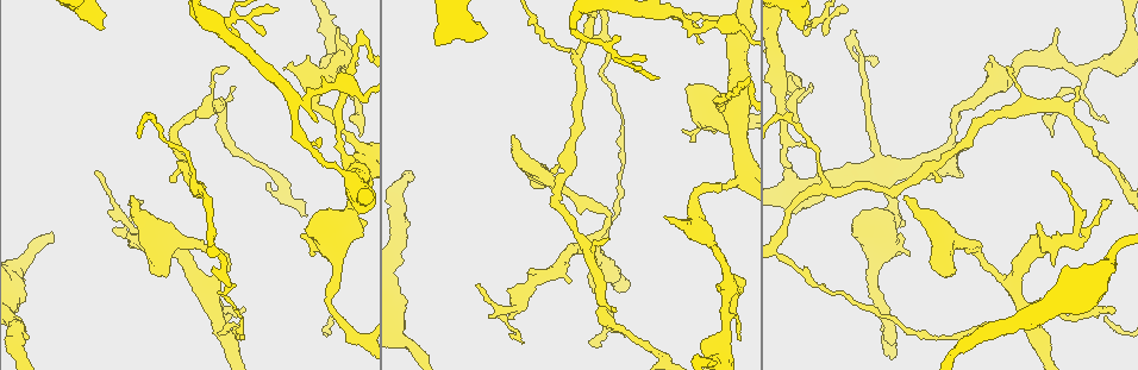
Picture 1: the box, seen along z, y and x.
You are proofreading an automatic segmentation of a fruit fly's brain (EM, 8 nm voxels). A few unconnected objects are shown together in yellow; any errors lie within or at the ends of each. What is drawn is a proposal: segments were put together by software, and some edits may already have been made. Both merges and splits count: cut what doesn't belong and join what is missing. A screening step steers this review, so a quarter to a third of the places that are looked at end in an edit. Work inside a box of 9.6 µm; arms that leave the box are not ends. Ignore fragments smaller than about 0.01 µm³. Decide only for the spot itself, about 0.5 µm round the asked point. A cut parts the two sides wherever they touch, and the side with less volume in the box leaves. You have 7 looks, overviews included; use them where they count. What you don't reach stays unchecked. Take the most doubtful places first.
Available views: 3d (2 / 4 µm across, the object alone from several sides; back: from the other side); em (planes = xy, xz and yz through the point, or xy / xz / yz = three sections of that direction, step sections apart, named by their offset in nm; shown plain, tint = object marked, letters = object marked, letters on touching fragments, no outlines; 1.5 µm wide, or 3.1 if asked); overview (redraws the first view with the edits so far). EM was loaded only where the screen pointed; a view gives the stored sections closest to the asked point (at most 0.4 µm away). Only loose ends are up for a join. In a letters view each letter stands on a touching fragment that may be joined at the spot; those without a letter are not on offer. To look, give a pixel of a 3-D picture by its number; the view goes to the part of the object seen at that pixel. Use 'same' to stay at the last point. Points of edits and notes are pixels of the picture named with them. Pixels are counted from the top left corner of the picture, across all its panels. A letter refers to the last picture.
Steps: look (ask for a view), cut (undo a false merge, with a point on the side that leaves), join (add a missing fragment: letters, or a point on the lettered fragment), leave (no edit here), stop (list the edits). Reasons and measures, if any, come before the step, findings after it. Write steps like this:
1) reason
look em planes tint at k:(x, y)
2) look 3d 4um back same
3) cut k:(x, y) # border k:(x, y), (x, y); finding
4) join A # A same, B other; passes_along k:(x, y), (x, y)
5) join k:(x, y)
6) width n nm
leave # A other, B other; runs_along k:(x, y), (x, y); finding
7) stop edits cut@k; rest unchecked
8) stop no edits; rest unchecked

thin end
look 3d 4um at 1:(624, 336)

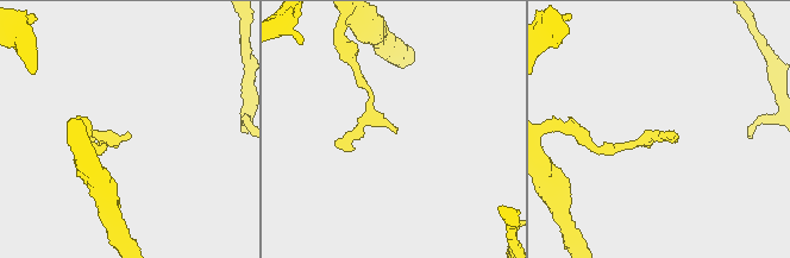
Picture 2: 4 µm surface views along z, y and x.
look em xz step 8 letters at 2:(127, 136)

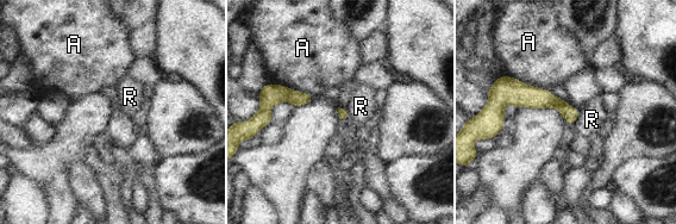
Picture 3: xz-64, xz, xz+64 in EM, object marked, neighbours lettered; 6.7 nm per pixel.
leave # A other, R other; runs_along 3:(498, 107), (539, 98), (575, 113); none of them fits

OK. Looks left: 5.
an open end
look em planes tint at 1:(616, 309)

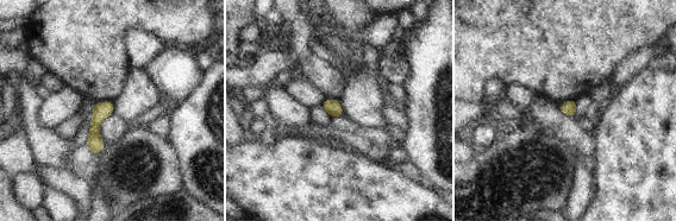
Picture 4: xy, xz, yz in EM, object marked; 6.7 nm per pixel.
look em planes letters same

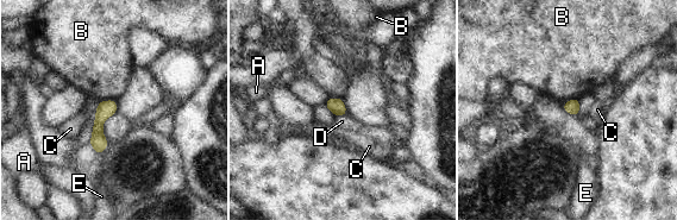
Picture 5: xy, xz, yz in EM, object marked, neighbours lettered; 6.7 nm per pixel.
leave # A other, B other, C other, D other, E other; no lettered fragment goes on from it

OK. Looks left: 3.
tapers out
look em planes letters at 1:(607, 238)

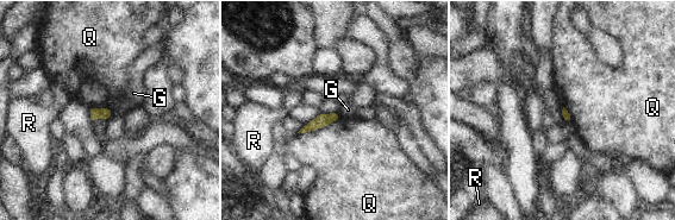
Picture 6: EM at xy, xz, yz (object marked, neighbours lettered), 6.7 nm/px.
leave # G other, Q other, R other; border 6:(108, 108), (113, 115); none of them fits

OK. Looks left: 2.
stop no edits; rest unchecked

